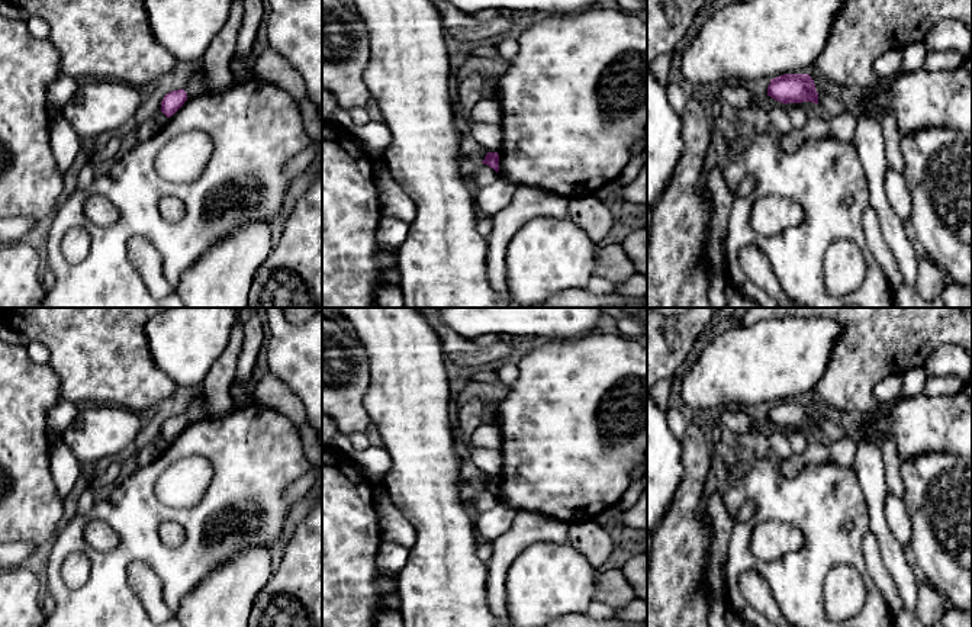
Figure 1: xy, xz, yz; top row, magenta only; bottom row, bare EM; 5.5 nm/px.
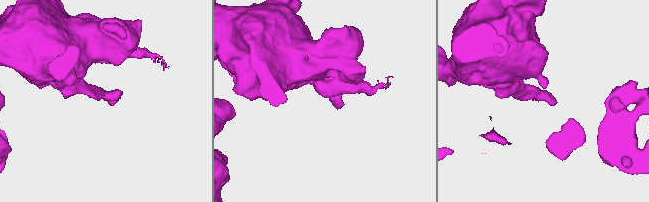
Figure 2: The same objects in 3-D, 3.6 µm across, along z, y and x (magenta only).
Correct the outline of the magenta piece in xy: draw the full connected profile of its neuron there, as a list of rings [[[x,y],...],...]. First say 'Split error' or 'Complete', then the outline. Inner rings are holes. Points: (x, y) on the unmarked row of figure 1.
Complete. [[[183,414],[170,417],[161,427],[161,437],[170,443],[184,430],[186,425],[187,418]]]

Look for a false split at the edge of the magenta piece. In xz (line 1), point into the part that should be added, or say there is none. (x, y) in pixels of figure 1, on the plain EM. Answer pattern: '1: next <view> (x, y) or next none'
1: next none

